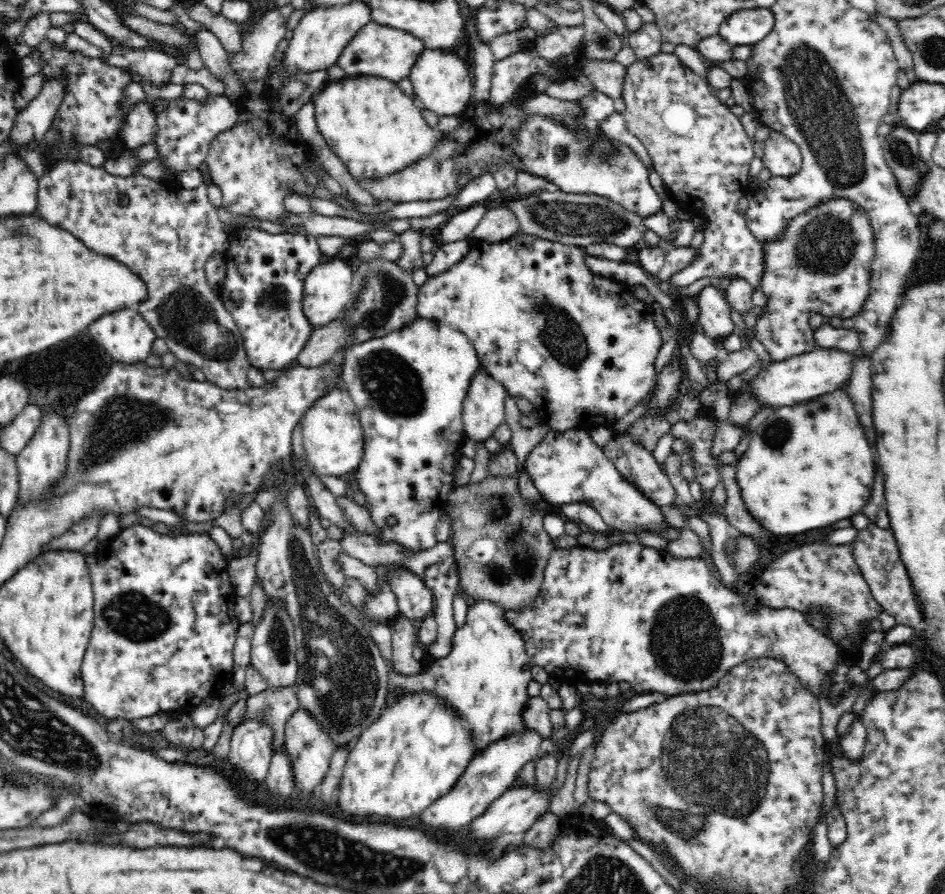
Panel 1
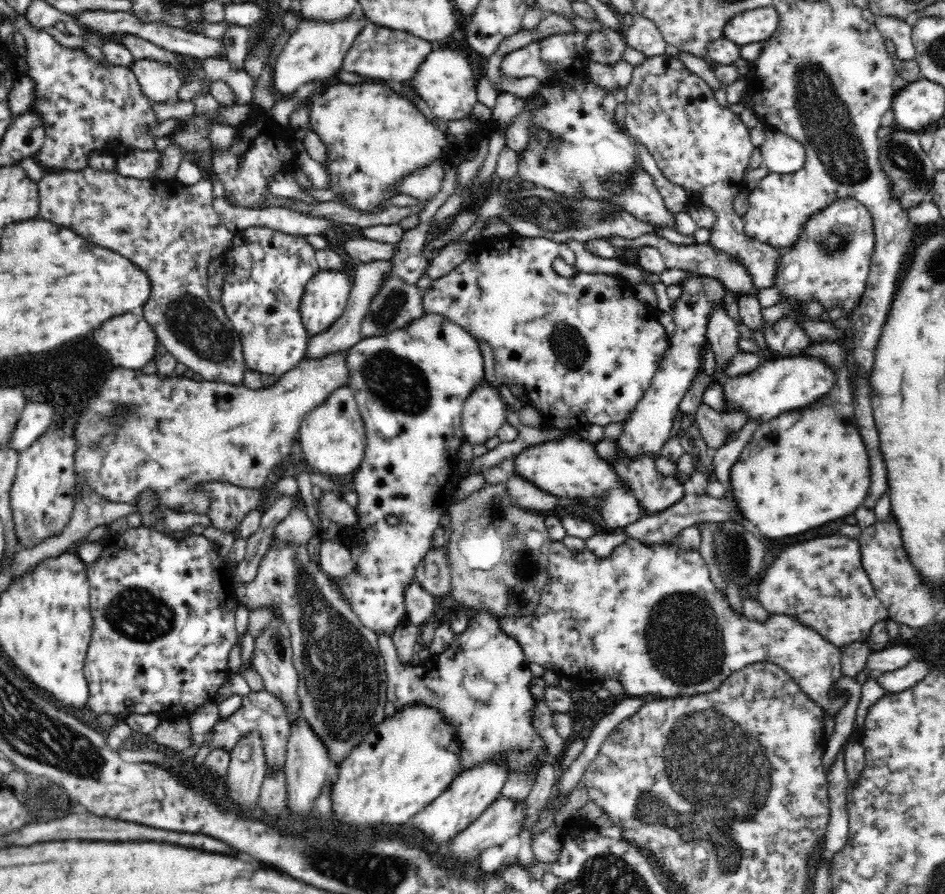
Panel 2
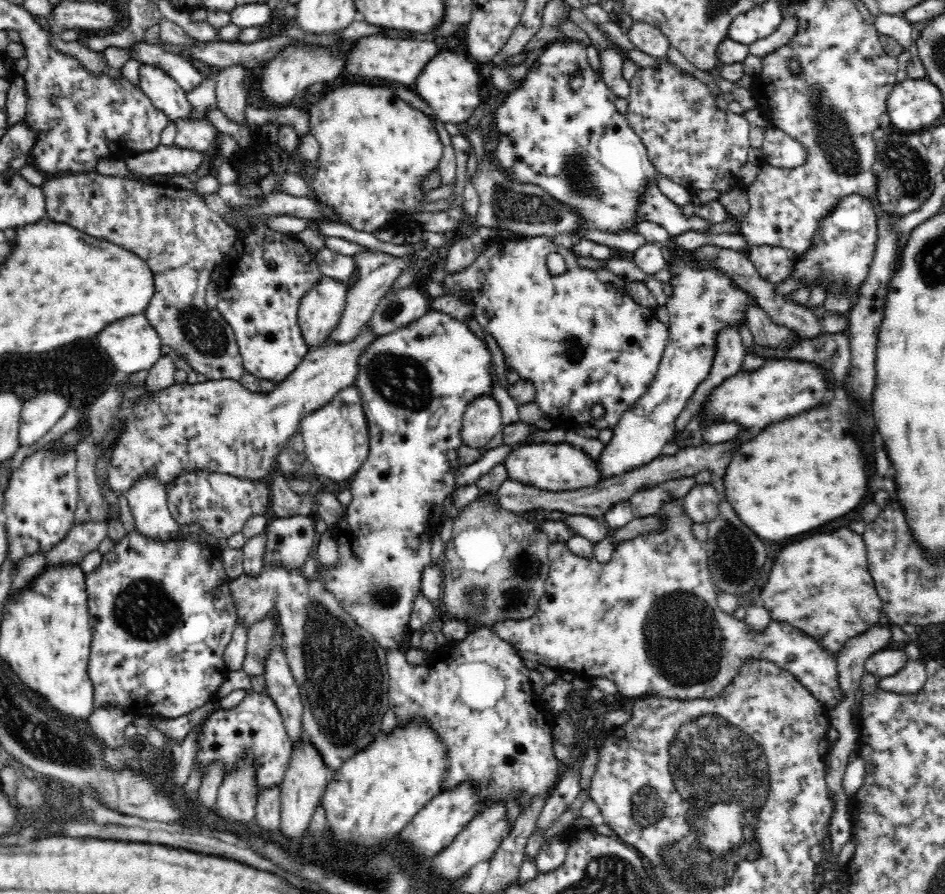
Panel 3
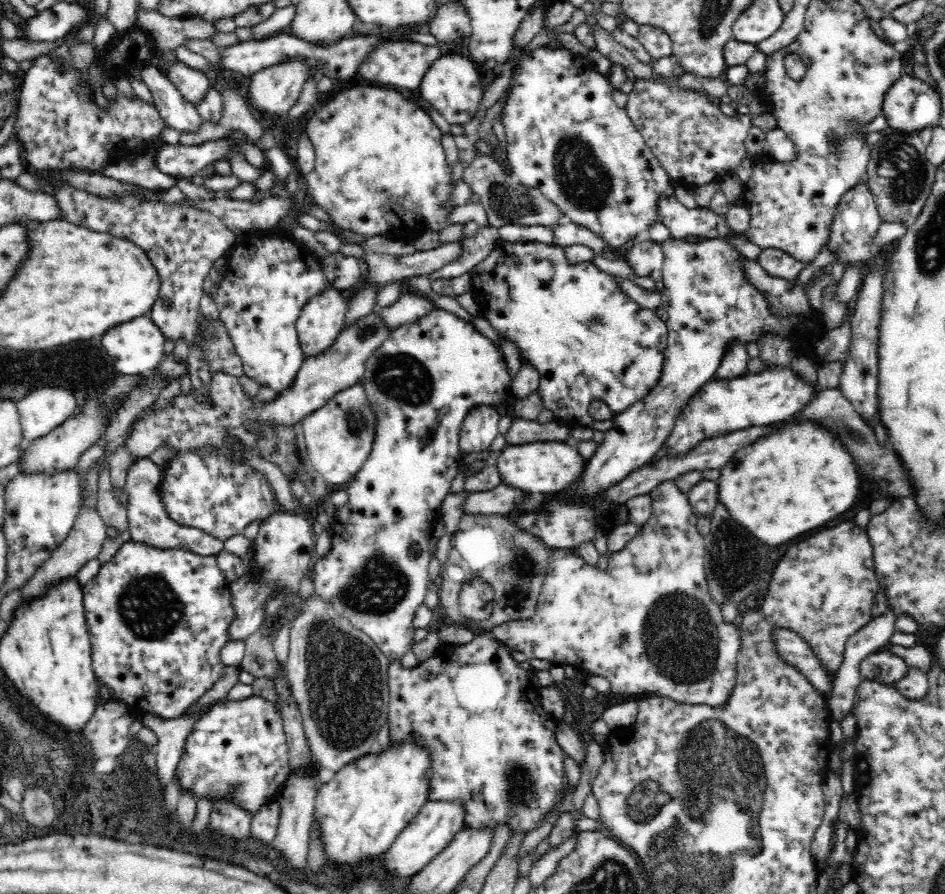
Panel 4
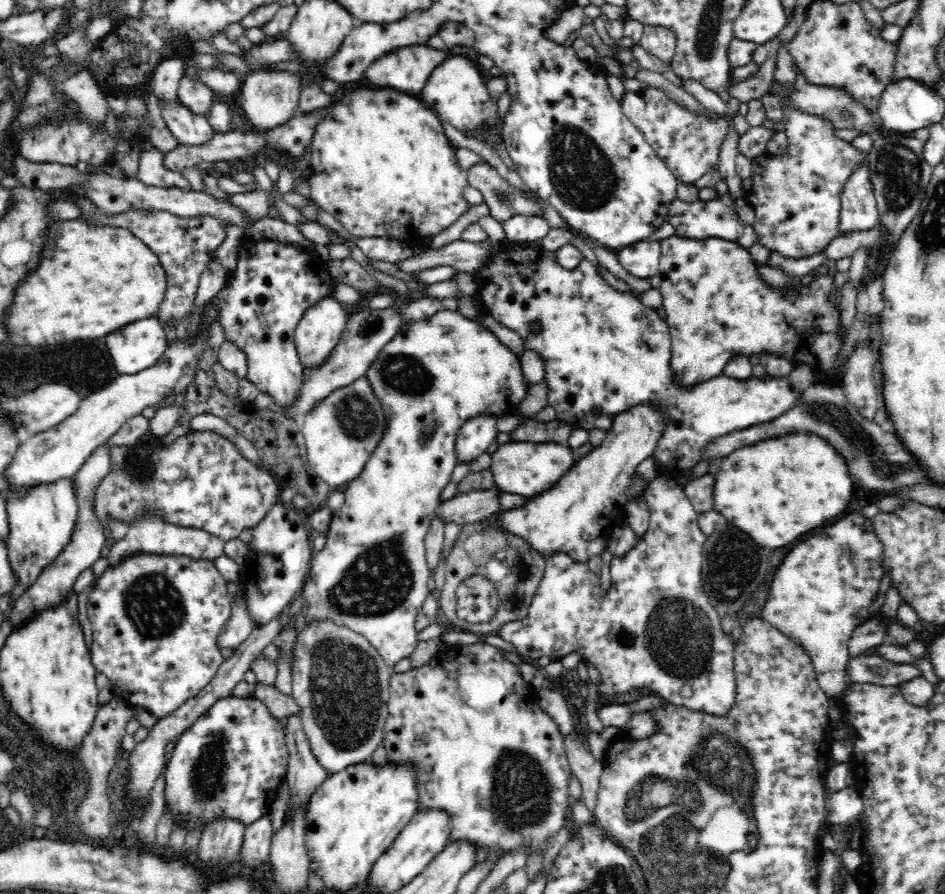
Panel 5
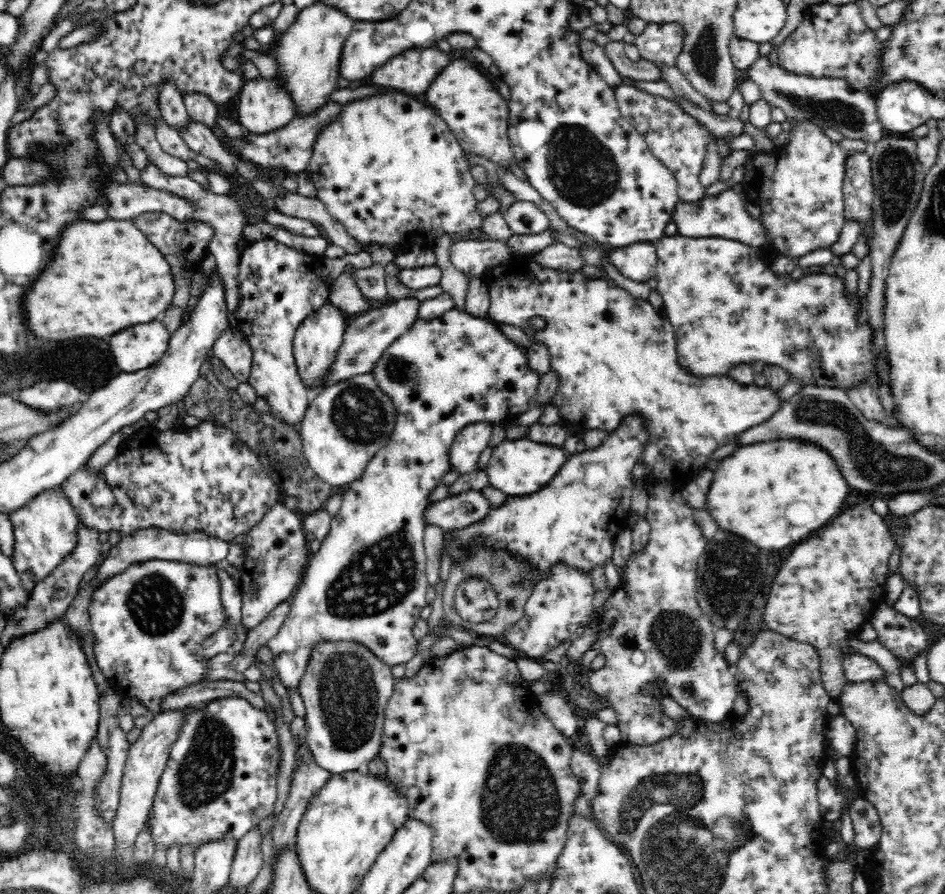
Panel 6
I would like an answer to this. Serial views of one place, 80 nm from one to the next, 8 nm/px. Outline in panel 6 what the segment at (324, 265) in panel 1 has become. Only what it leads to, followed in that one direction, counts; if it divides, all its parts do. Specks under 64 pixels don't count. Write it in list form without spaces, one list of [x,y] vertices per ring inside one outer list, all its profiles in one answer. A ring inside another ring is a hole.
[[[328,302],[324,304],[324,307],[318,308],[306,316],[306,319],[296,328],[293,338],[293,355],[299,375],[308,389],[322,384],[322,380],[342,344],[343,334],[347,330],[347,322],[348,316]]]

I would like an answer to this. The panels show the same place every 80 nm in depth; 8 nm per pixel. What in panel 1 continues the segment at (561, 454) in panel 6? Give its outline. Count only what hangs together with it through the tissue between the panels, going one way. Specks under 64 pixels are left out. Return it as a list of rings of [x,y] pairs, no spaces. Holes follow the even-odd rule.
[[[550,428],[543,440],[529,453],[525,464],[525,470],[531,476],[534,486],[538,489],[545,505],[559,507],[565,504],[574,504],[576,502],[584,503],[595,508],[602,516],[604,522],[616,531],[624,533],[656,533],[666,539],[666,543],[678,540],[684,528],[671,526],[665,519],[665,511],[662,506],[652,502],[649,496],[645,496],[635,484],[628,482],[616,465],[604,454],[604,450],[596,445],[589,432],[581,428],[570,428],[566,431],[555,431]]]

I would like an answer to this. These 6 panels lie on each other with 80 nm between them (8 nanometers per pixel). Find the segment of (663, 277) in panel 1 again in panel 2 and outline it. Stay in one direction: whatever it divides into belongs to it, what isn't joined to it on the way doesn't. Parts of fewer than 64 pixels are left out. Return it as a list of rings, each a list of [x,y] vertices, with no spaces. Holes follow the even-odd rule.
[[[649,233],[640,236],[638,240],[623,240],[622,238],[612,238],[609,240],[616,247],[644,247],[652,246],[662,254],[665,269],[681,269],[698,272],[698,274],[718,279],[725,288],[734,292],[749,292],[750,294],[758,294],[758,289],[752,285],[752,277],[746,274],[744,267],[740,267],[732,257],[720,253],[718,250],[713,250],[706,244],[690,244],[678,245],[668,242],[664,238],[660,238],[656,233]]]

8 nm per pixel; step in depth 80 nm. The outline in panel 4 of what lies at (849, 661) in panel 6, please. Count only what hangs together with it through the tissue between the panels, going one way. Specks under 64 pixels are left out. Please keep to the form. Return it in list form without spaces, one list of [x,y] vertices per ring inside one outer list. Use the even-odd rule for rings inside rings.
[[[886,649],[864,658],[860,664],[863,680],[870,679],[884,685],[891,685],[901,680],[908,670],[908,664],[903,659]]]

